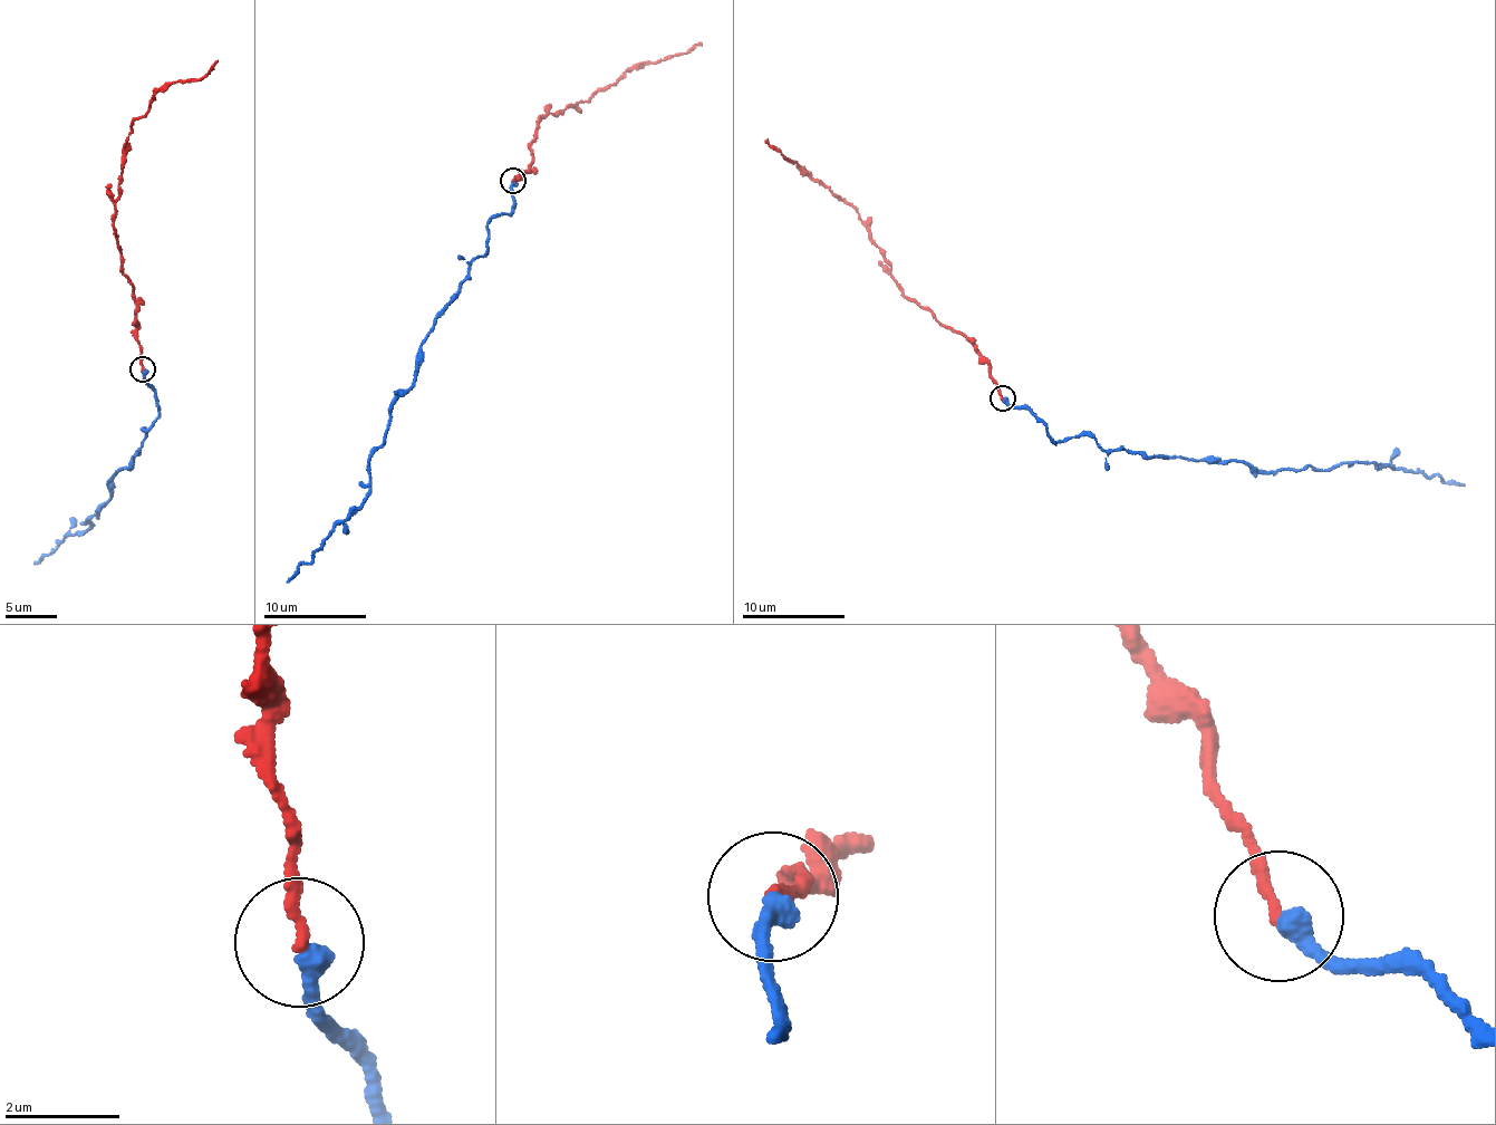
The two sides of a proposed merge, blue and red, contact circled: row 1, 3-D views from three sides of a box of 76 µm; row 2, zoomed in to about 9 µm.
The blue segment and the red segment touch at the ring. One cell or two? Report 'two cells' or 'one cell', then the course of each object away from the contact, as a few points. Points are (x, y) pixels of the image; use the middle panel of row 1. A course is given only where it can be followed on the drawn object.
one cell | blue via (515, 181), (509, 214), (488, 227), (488, 251), (472, 261), (393, 407), (368, 462), (370, 493), (287, 582) | red via (512, 182), (519, 176), (522, 181), (525, 174), (539, 118), (573, 106), (629, 70), (685, 53), (701, 44)

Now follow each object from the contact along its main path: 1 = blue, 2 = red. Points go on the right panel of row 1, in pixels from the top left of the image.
1: (1002, 397), (1022, 405), (1054, 440), (1089, 435), (1104, 450), (1236, 461), (1270, 470), (1358, 461), (1464, 484)
2: (1003, 397), (991, 374), (991, 362), (981, 351), (904, 294), (867, 224), (842, 199), (765, 140)

